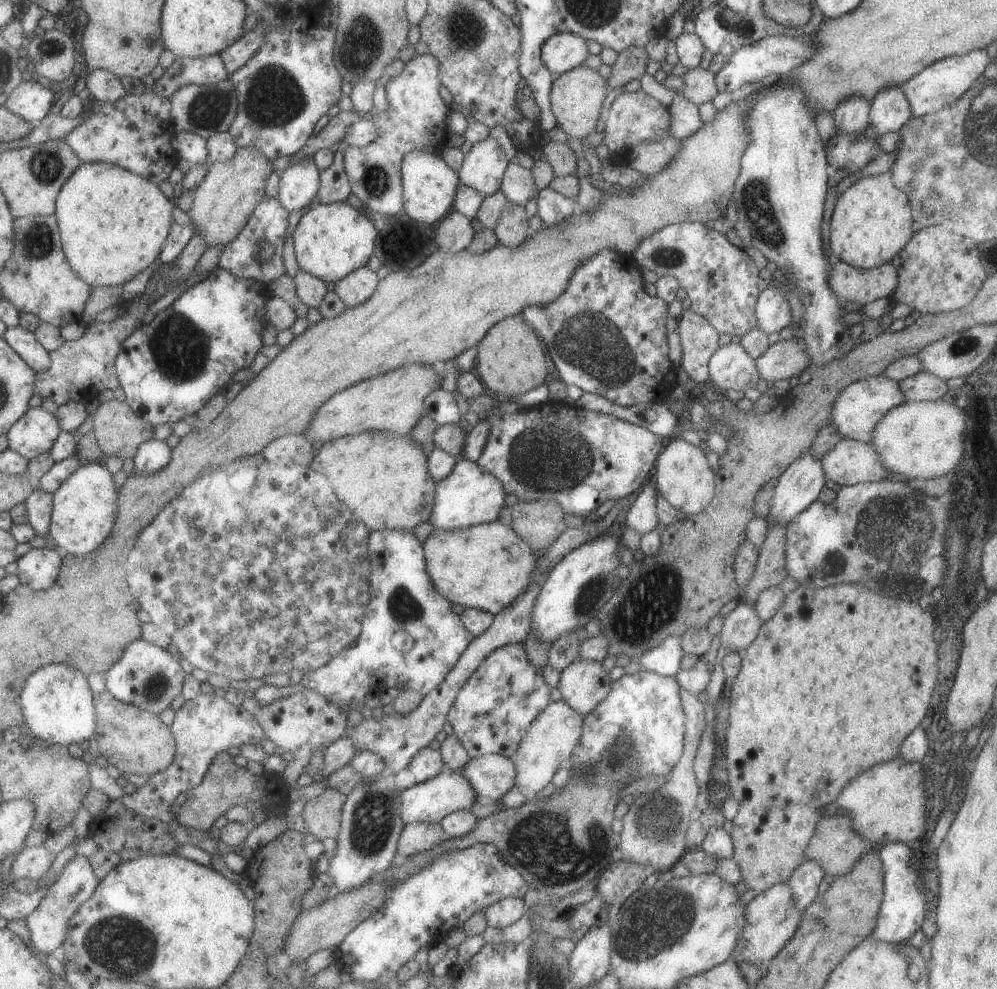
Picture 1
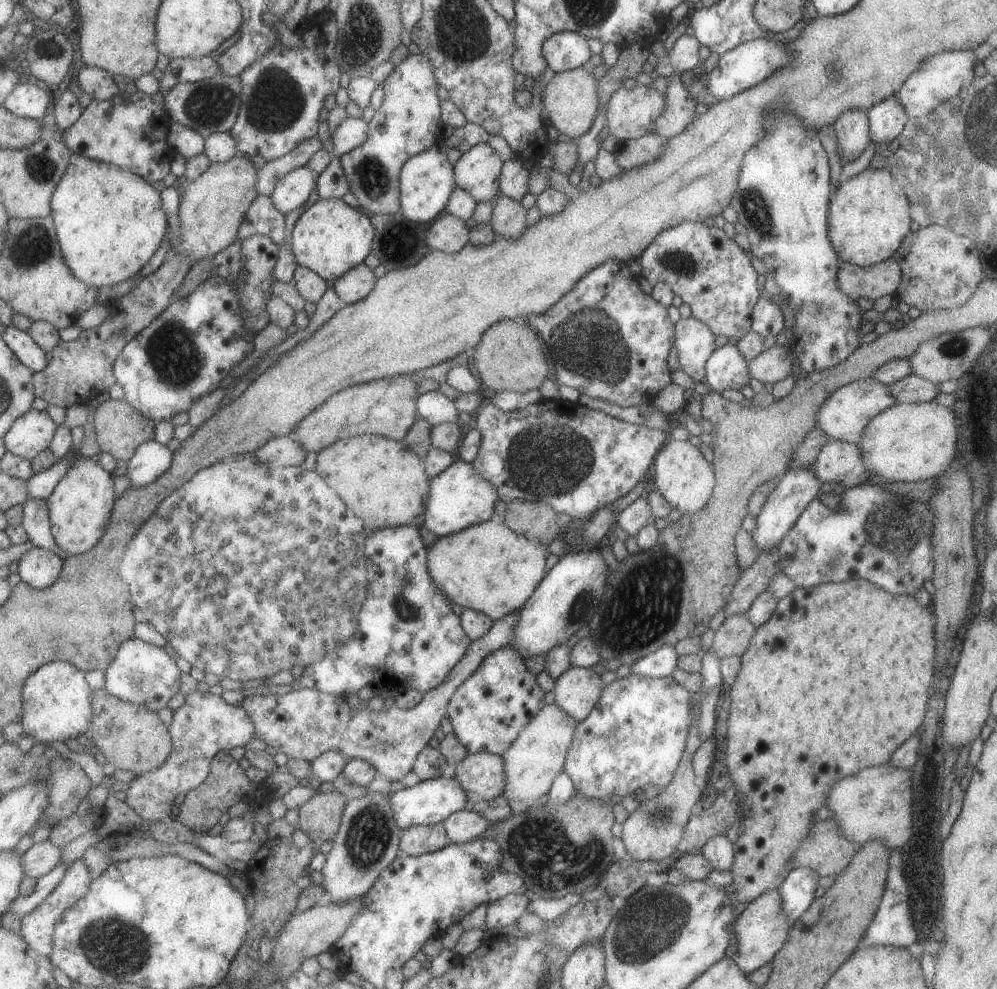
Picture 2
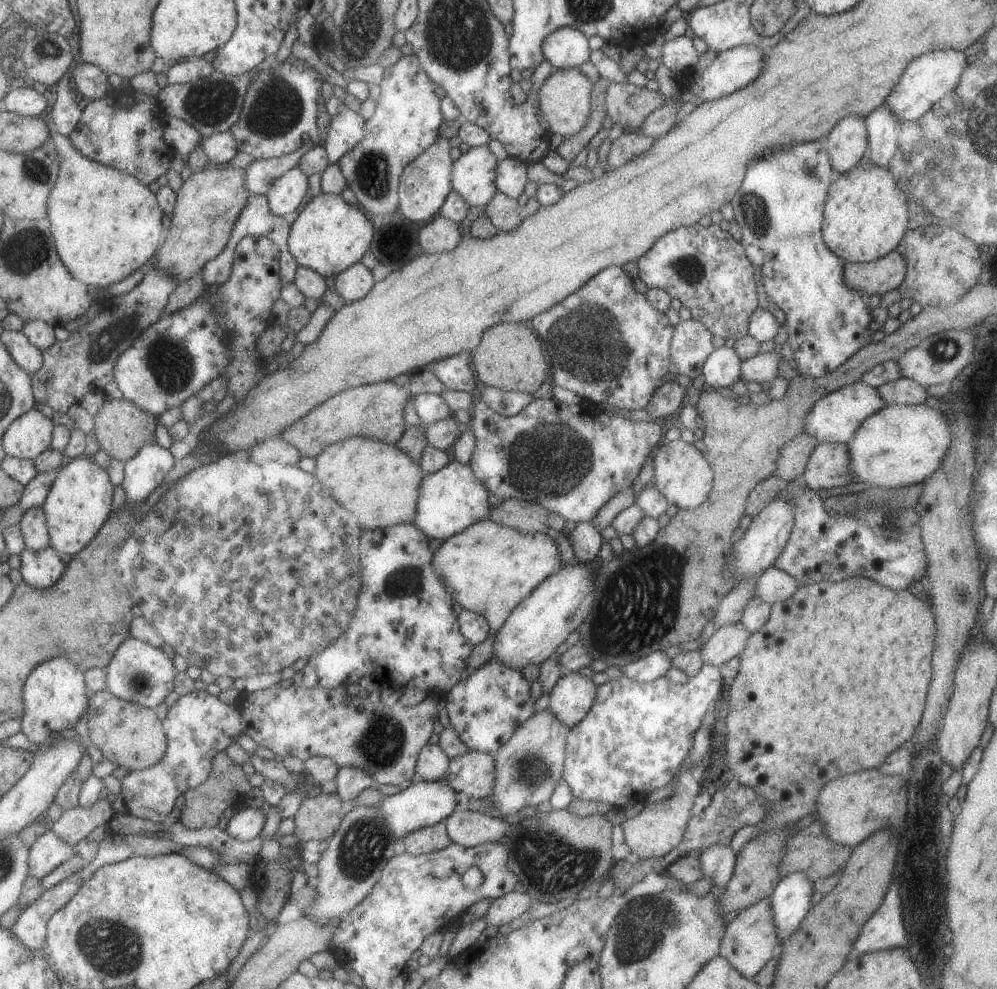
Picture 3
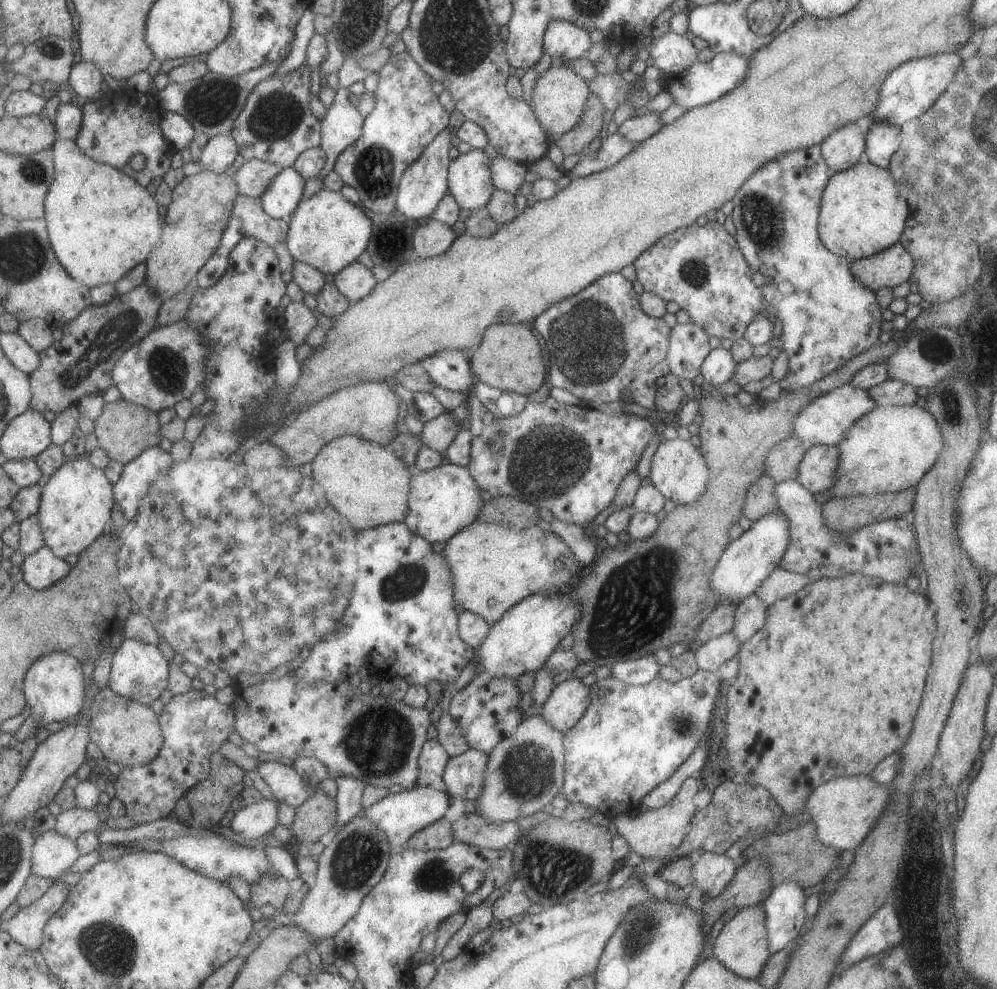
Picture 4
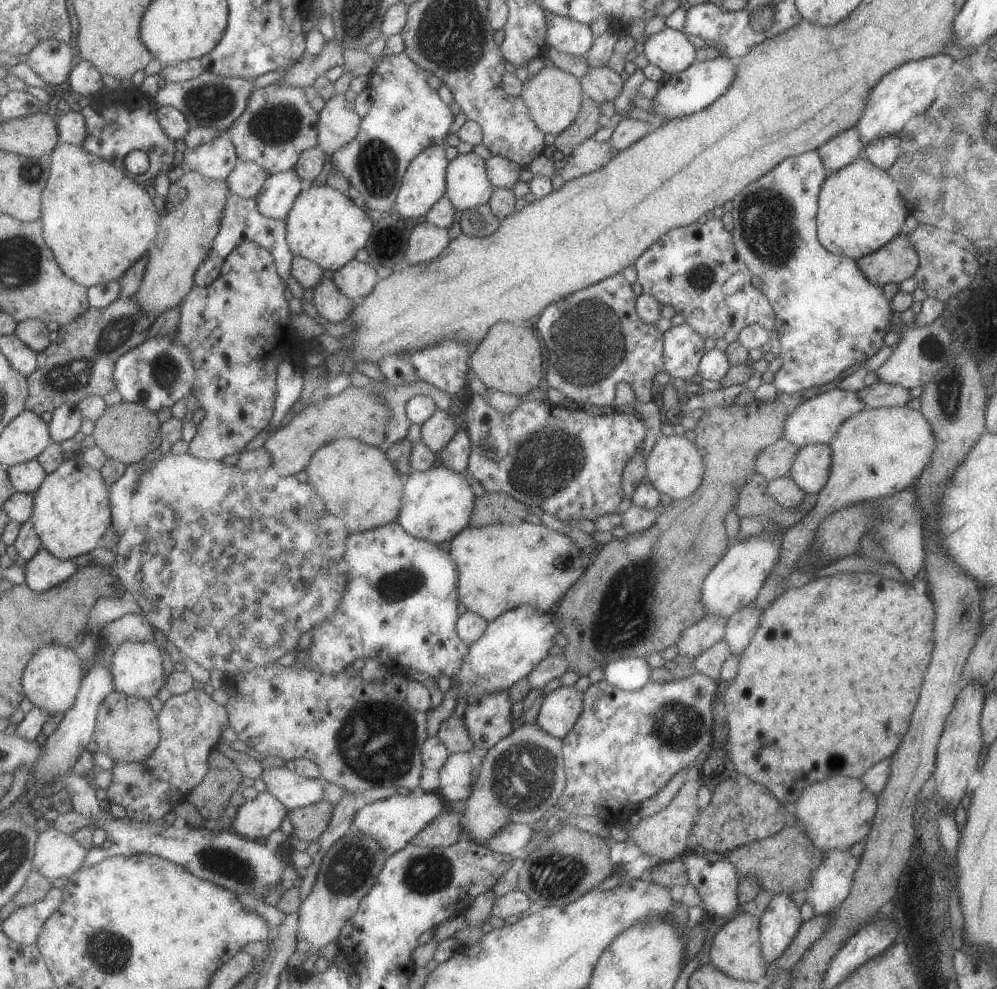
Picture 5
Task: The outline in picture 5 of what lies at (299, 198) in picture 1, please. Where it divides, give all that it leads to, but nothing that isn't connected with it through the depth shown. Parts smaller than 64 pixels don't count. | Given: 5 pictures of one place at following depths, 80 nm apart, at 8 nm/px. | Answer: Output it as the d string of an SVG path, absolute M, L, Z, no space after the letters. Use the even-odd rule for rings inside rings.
M296 169L271 175L256 196L260 211L272 219L287 219L295 201L302 194L302 177Z

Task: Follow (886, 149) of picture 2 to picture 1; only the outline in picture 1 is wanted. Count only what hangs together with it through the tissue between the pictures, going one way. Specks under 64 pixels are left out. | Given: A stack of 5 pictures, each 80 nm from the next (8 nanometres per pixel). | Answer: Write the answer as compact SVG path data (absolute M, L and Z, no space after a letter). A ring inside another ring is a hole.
M897 84L879 90L869 106L869 122L879 136L897 132L910 120L909 104Z

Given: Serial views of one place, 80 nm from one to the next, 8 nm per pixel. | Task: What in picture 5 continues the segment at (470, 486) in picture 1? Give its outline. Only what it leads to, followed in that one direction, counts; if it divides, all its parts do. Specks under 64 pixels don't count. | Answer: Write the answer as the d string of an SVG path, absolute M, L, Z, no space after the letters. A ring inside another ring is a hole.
M436 463L426 471L414 470L406 478L402 511L398 521L415 538L425 539L436 545L449 542L470 524L474 498L464 473L455 472L452 468Z

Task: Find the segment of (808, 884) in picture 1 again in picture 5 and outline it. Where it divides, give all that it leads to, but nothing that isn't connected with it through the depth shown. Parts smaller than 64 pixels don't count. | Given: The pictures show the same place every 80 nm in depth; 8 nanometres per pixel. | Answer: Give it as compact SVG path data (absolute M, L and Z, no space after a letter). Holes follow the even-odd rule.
M791 893L774 894L758 918L760 949L767 964L775 964L776 958L789 946L801 926L796 903Z

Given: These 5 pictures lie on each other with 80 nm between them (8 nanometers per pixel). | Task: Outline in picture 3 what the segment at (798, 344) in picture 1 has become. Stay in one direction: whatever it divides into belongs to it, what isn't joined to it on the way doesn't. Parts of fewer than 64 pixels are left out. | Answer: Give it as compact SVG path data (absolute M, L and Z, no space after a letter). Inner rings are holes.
M773 350L757 353L755 356L741 361L740 380L743 383L748 381L771 383L777 377L782 359L781 354Z

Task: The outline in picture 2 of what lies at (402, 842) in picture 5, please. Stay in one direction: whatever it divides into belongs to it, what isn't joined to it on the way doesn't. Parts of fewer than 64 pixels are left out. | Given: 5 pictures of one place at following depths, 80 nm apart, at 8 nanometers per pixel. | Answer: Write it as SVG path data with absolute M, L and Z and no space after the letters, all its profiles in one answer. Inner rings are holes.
M442 778L423 780L411 788L400 788L391 796L393 818L399 828L405 831L413 826L433 826L445 821L453 812L462 810L465 806L465 793L455 778Z

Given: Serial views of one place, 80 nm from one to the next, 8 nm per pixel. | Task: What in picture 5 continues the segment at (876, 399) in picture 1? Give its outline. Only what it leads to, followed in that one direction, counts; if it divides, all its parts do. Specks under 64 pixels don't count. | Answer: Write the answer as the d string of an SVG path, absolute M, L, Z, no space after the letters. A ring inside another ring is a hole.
M839 387L821 393L809 400L802 401L792 410L783 423L782 438L792 442L797 448L815 443L829 445L835 438L838 426L850 416L861 412L866 404L853 391L846 391Z

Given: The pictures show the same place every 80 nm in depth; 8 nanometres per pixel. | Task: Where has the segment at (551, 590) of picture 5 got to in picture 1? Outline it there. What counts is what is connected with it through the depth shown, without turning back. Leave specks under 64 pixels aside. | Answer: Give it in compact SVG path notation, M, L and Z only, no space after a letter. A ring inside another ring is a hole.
M498 521L463 529L434 529L424 542L424 546L434 589L452 604L483 610L491 615L503 611L503 608L507 608L517 596L523 594L523 590L531 586L531 576L535 572L535 562L538 559L533 556L534 551L511 528L503 526Z

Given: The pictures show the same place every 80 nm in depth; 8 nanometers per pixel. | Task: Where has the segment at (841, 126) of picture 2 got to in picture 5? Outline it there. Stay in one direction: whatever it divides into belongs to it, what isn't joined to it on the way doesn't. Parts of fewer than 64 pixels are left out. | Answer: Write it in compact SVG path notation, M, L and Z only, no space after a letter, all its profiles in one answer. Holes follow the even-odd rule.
M855 126L832 136L825 144L816 148L826 170L826 176L857 159L861 150L862 142Z

